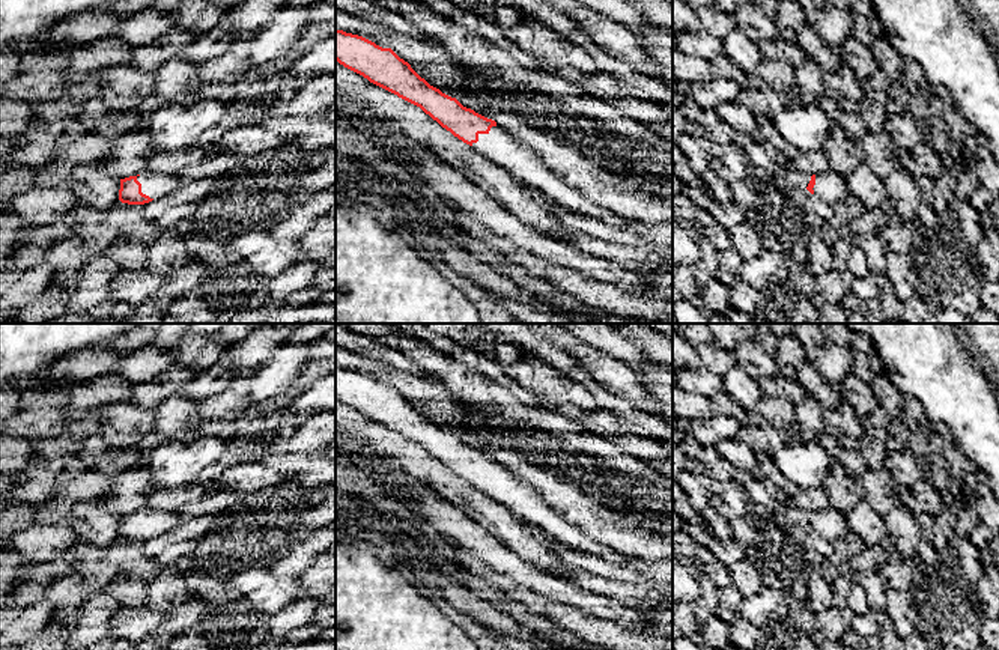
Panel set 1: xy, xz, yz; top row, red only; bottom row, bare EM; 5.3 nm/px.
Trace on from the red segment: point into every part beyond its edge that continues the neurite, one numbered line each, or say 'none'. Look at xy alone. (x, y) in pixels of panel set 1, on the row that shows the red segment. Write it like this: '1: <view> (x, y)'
1: xy (155, 185)

